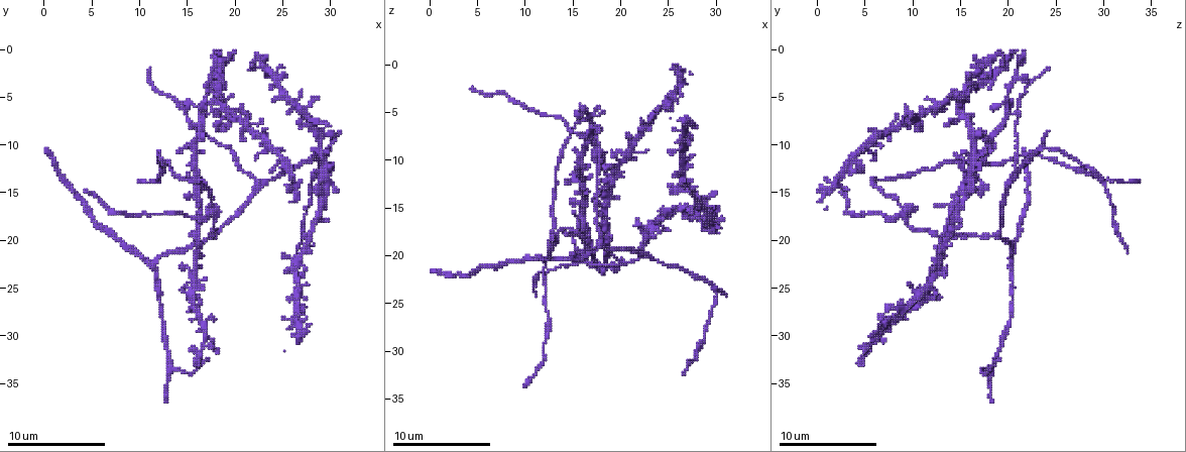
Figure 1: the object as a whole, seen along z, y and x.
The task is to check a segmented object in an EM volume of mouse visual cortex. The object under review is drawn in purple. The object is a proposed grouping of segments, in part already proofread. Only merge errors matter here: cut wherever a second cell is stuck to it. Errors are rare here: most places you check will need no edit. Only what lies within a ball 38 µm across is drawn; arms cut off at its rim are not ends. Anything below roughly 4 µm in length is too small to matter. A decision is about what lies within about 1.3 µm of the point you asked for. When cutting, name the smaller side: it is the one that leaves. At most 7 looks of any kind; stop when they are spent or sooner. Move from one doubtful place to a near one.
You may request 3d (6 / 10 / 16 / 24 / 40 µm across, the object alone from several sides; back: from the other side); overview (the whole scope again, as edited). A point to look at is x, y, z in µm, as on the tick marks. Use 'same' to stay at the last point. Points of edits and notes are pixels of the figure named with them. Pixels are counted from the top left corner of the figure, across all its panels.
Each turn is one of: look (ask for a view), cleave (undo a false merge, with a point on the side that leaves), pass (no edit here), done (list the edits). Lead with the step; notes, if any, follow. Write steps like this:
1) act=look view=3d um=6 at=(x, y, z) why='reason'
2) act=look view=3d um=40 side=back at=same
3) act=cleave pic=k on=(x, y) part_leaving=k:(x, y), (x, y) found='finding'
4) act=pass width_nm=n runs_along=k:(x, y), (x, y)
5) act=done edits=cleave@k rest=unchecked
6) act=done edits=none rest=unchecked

act=look view=3d um=10 at=(14.4, 5.8, 21.2) why='arms part here'

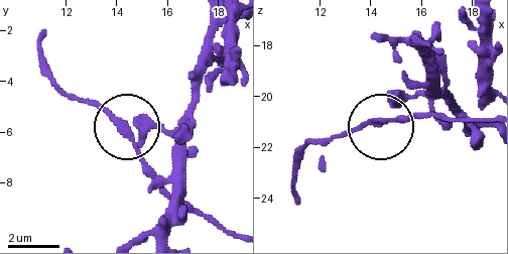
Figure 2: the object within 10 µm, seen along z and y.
act=pass runs_along=2:(486, 121), (410, 115), (320, 141) found='all the same cell'

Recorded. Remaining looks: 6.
act=look view=3d um=16 at=(11.4, 23.0, 20.2) why='side arm on a straight run'

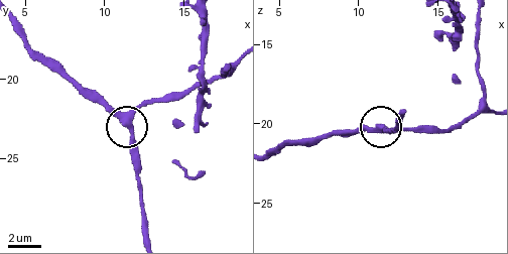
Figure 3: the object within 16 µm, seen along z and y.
act=look view=3d um=6 at=(11.4, 22.7, 20.2)

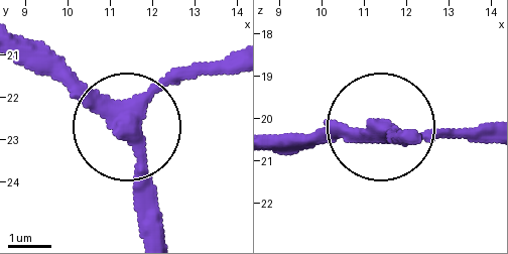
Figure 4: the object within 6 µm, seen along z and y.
act=pass runs_along=4:(235, 52), (192, 64), (126, 117), (53, 52) found='one cell here'

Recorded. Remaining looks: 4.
act=look view=3d um=16 at=(17.2, 17.6, 8.4) why='three arms meet'

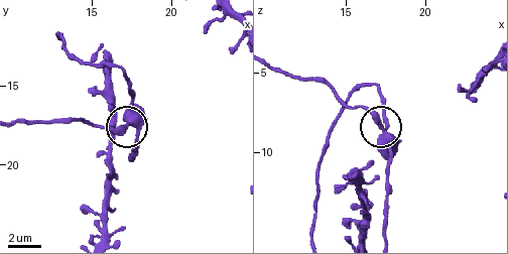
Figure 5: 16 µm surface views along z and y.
act=look view=3d um=16 side=back at=(17.3, 17.5, 8.5)

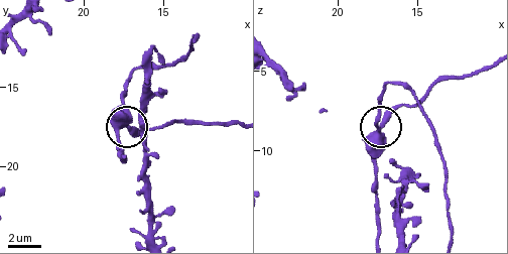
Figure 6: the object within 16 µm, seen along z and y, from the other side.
act=pass arms=3 found='continuous, no second cell'

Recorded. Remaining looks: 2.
act=done edits=none rest=unchecked

